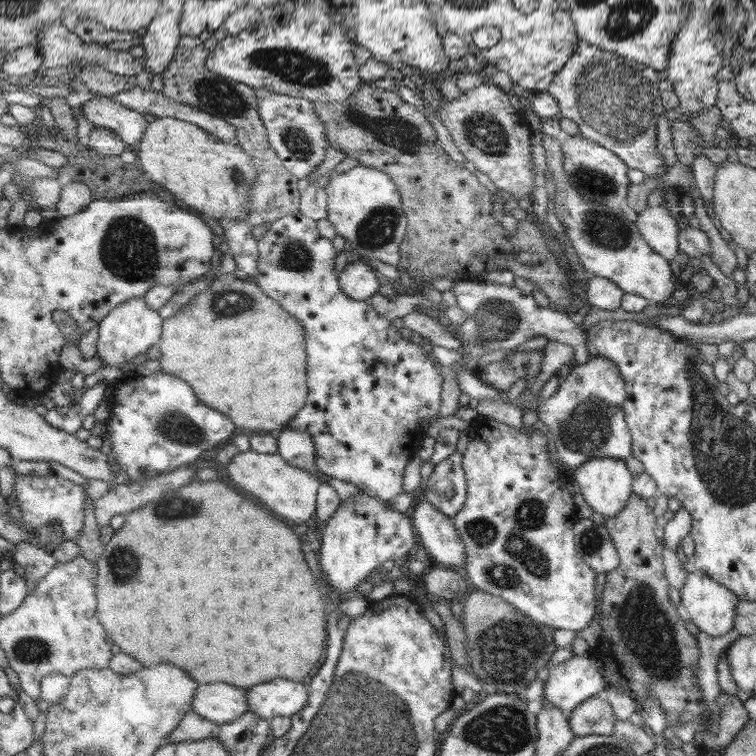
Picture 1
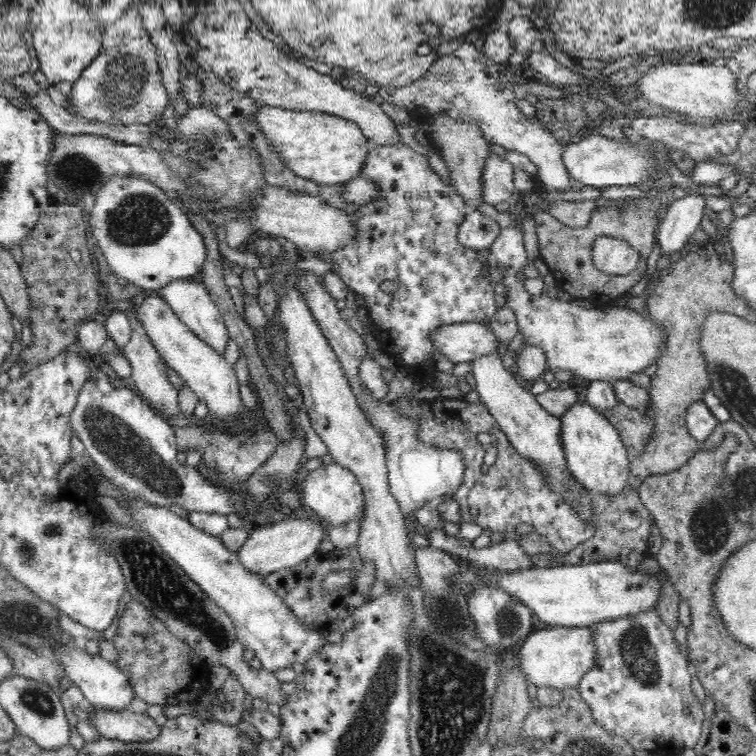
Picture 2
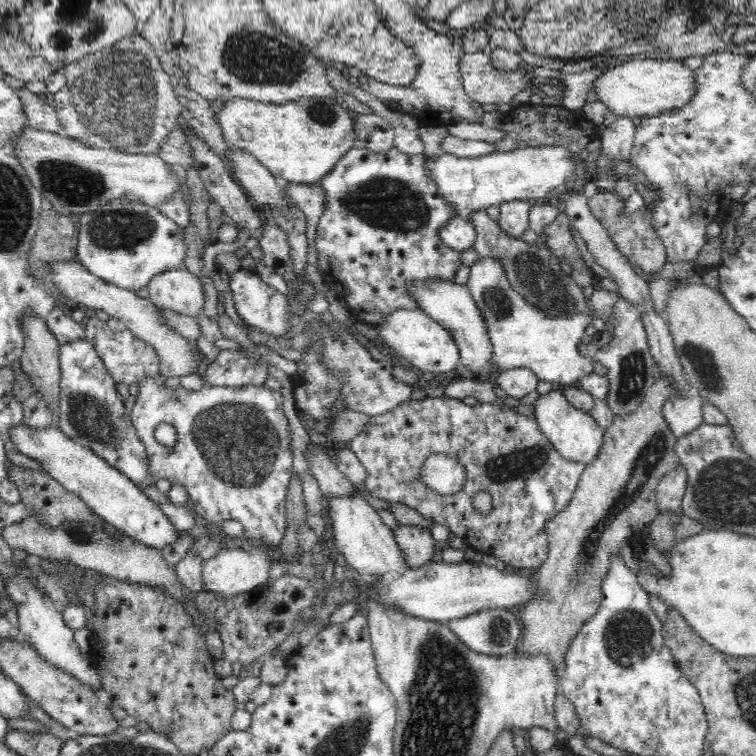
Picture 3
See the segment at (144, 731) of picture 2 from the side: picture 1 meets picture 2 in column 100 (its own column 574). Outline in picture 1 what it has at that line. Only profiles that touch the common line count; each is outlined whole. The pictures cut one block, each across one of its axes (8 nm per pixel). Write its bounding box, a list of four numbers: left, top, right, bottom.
[567,696,616,736]

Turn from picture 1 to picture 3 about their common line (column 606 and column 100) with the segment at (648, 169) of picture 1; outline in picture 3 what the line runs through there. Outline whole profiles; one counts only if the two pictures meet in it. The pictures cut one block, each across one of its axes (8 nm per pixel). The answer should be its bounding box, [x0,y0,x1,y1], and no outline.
[50,33,183,156]

